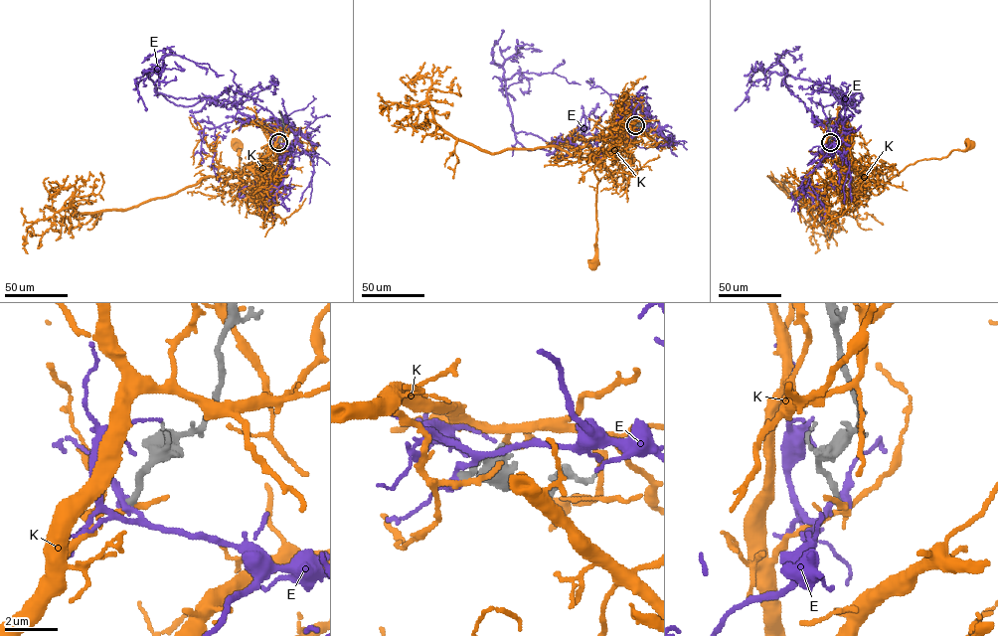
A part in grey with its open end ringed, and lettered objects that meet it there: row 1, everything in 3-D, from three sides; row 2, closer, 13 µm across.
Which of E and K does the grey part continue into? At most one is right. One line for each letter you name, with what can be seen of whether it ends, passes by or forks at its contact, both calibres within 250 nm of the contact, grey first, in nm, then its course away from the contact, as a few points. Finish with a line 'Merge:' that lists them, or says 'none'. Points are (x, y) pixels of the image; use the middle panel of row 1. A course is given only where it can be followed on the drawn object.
Merge: none

